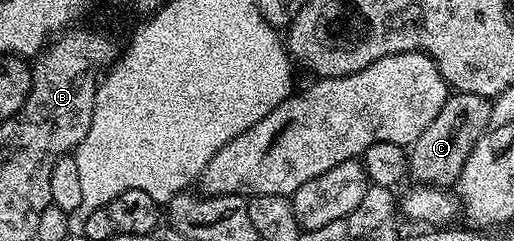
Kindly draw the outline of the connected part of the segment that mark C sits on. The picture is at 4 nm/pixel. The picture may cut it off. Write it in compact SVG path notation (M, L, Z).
M453 91L442 110L438 110L438 118L434 118L410 145L408 171L411 179L420 186L447 189L455 185L462 174L462 166L466 166L466 158L470 158L470 150L474 150L474 142L482 138L491 113L489 97Z

